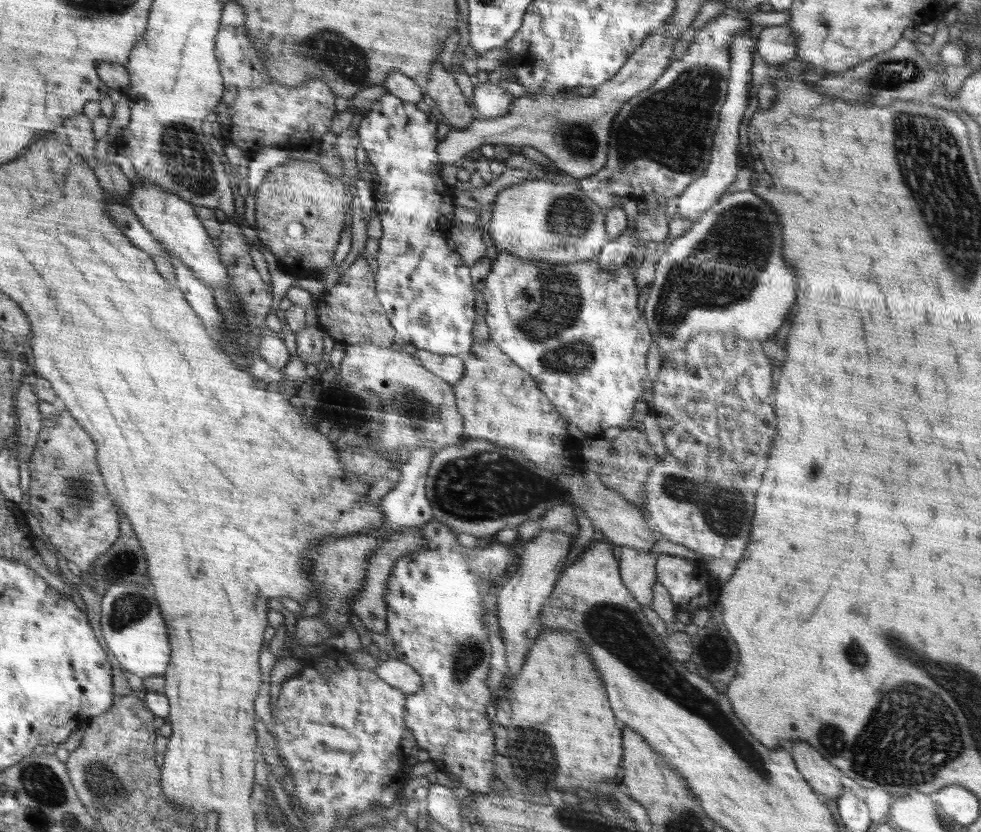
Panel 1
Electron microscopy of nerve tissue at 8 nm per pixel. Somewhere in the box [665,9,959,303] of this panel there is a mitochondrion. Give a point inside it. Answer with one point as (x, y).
(893, 74)

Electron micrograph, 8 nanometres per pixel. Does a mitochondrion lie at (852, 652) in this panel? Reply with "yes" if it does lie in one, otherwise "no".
yes

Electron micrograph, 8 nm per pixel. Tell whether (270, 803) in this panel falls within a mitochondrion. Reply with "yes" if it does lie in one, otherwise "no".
yes

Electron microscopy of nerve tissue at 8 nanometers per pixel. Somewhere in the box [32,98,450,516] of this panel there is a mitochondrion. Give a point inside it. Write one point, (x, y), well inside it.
(186, 161)

